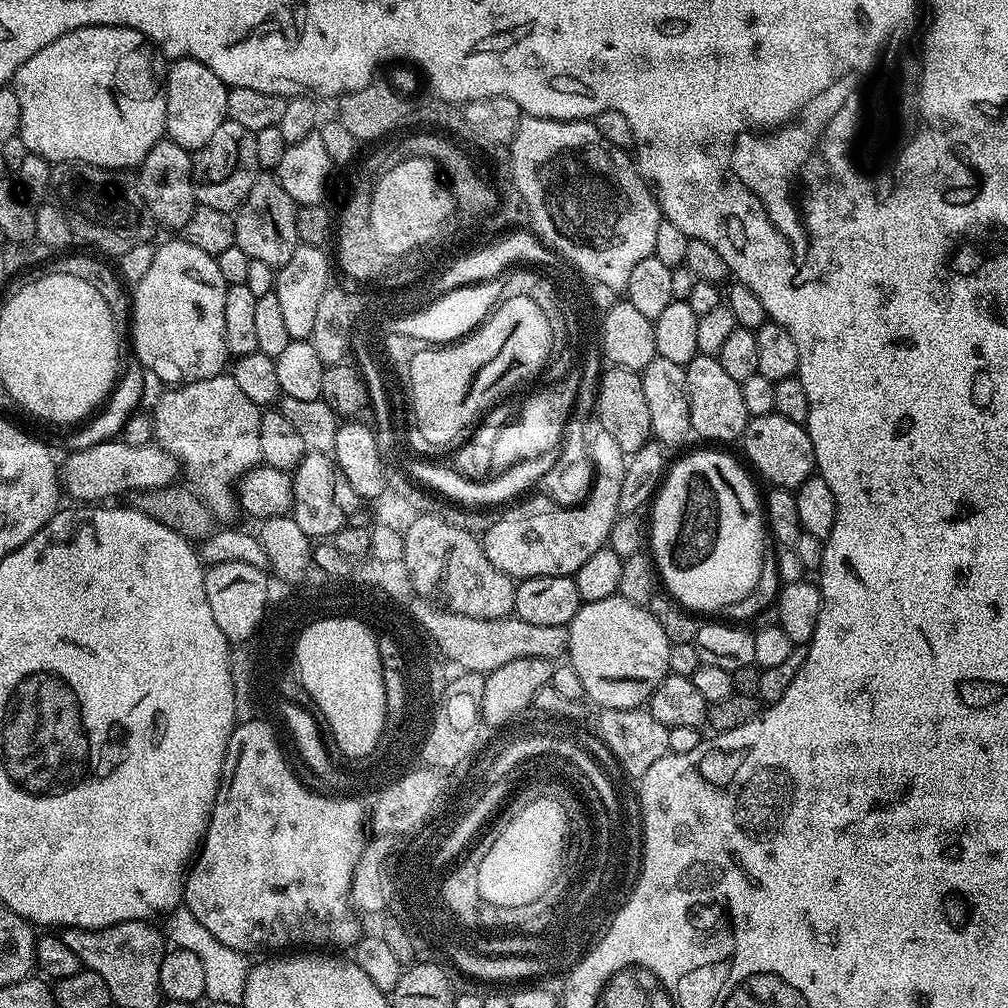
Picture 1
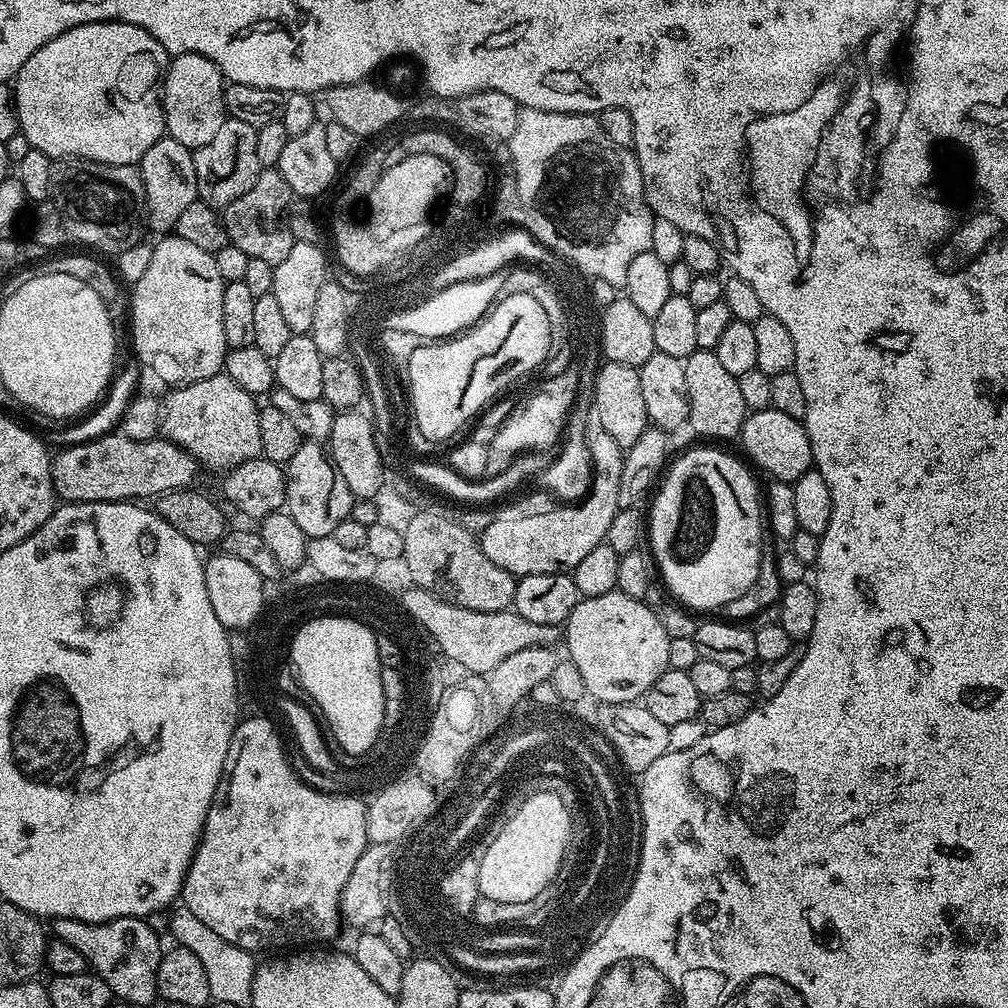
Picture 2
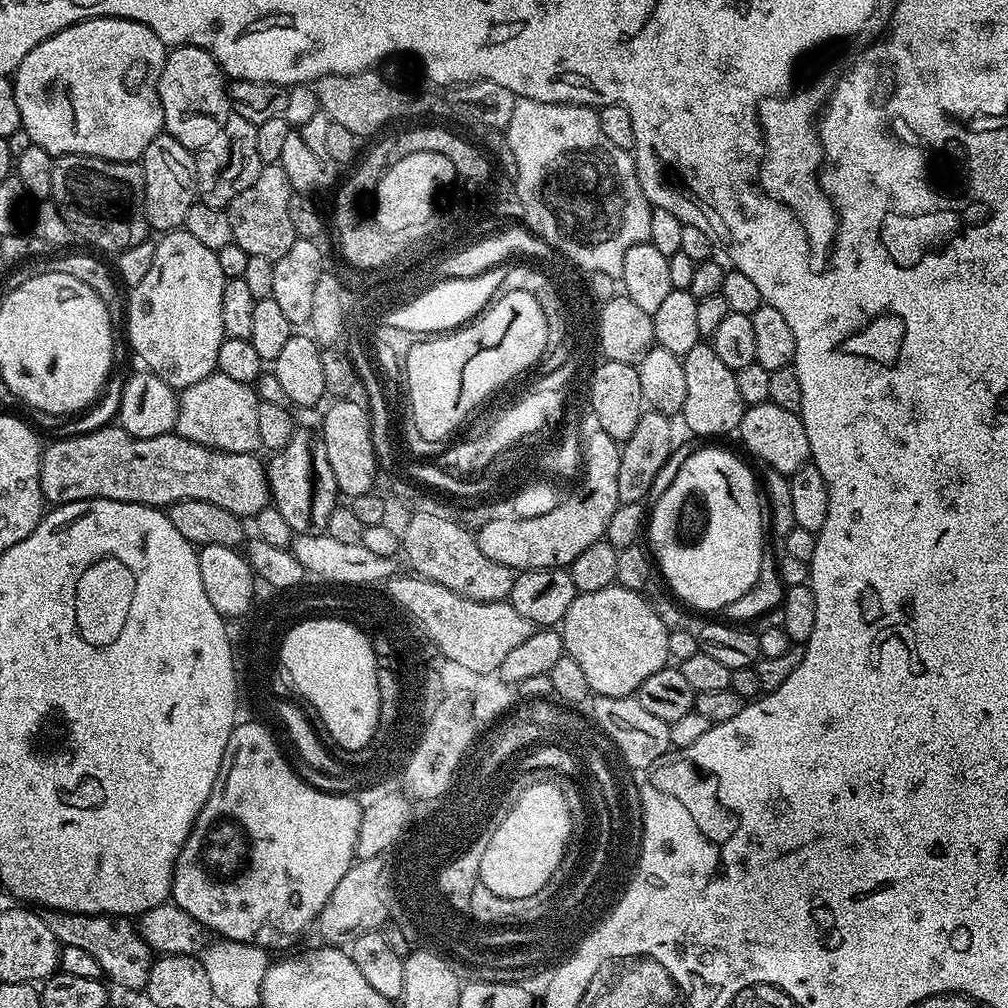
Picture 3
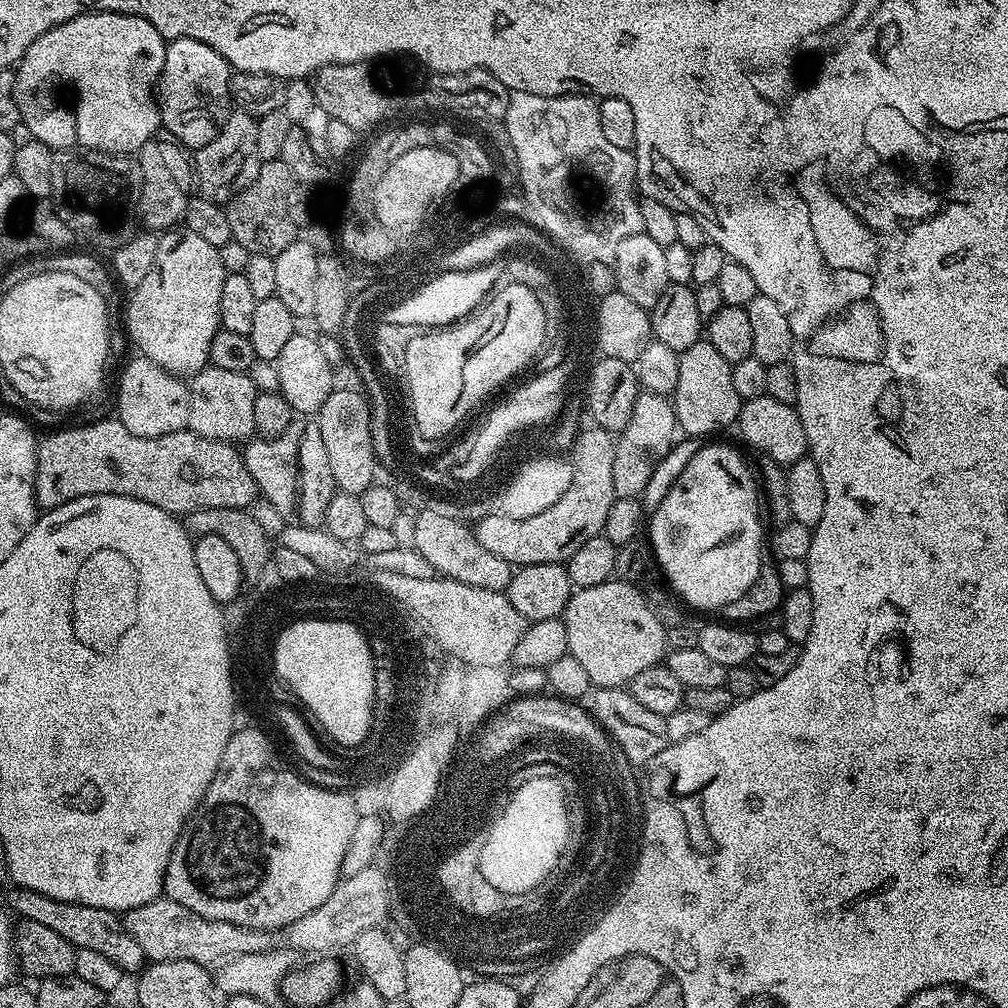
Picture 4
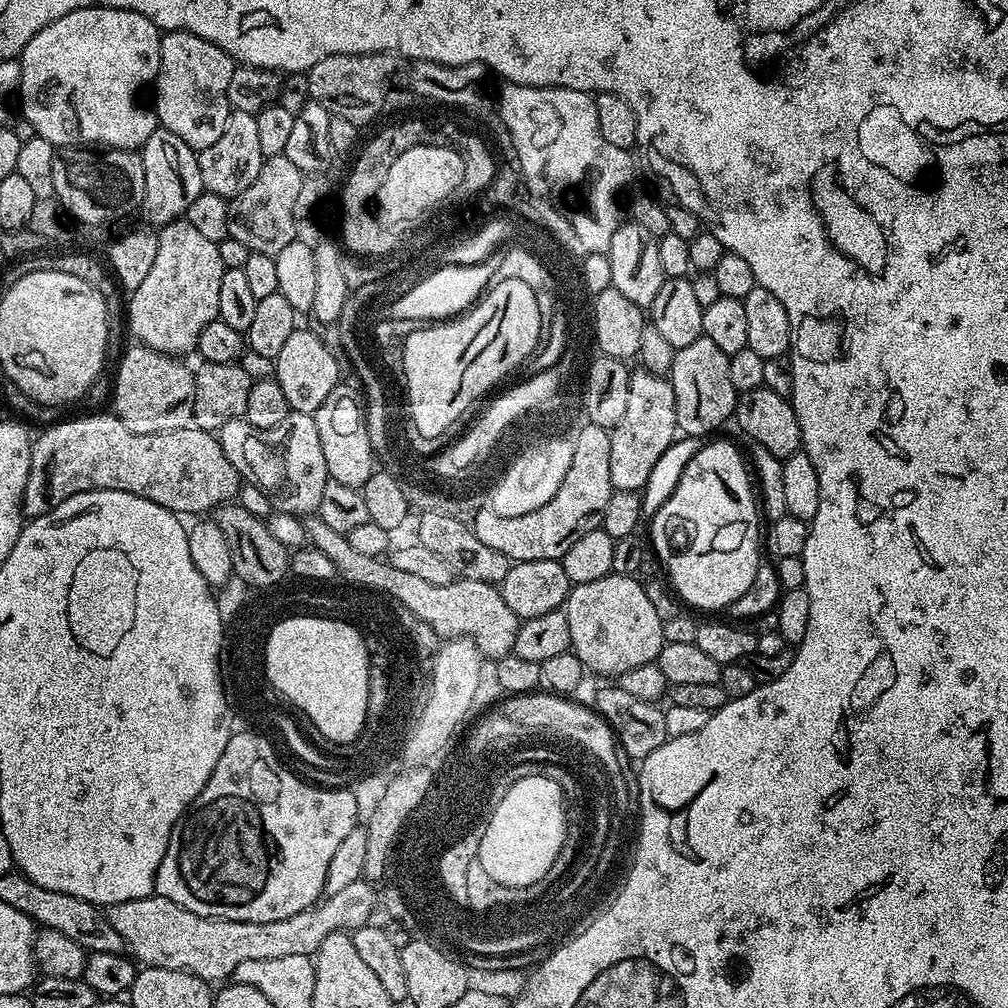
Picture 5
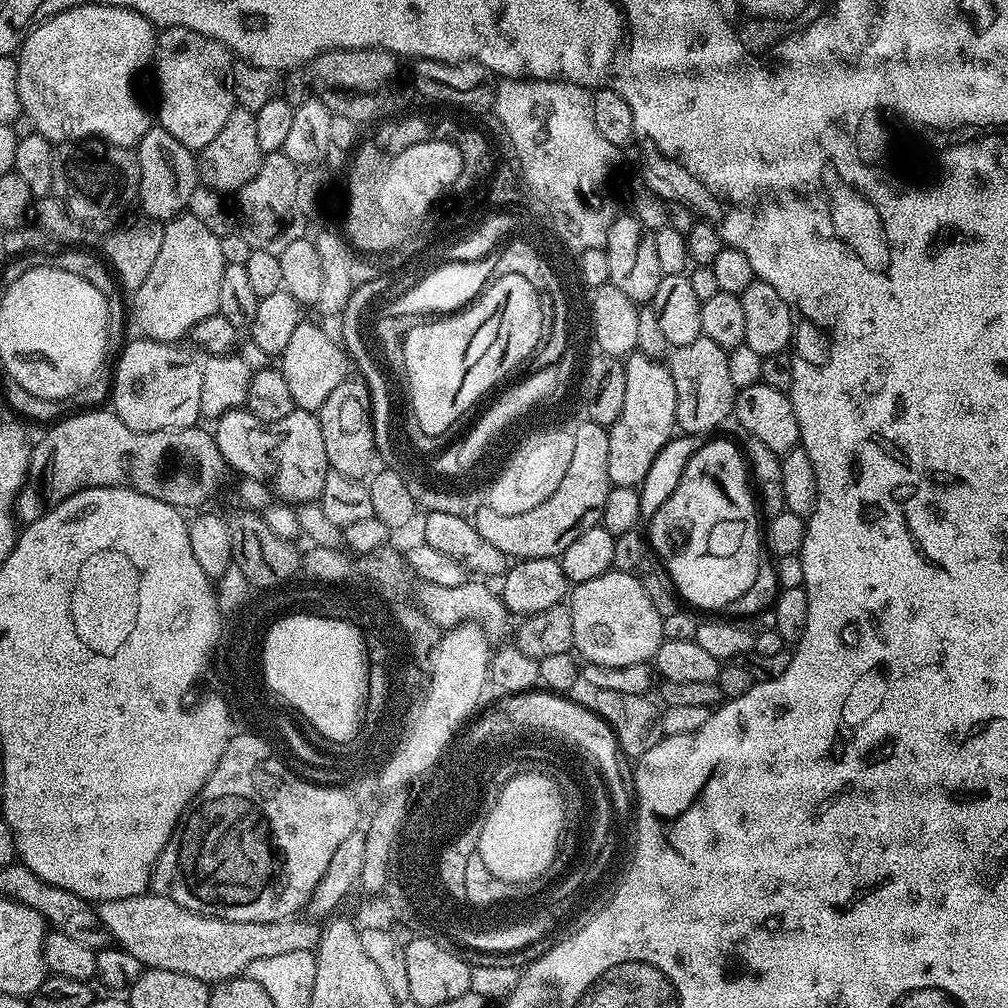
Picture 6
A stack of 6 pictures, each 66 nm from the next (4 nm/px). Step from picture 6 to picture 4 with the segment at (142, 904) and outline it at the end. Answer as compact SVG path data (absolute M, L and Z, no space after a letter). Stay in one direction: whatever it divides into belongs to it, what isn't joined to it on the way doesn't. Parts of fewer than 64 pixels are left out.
M366 869L358 870L358 874L353 876L344 876L318 910L310 910L306 918L298 918L298 922L290 922L290 926L279 931L262 932L254 928L239 928L230 922L204 920L202 914L194 914L194 910L186 910L186 906L167 898L146 902L146 906L123 913L122 919L124 929L132 935L134 942L138 942L138 946L142 946L149 961L185 960L216 966L247 952L270 952L278 947L288 948L297 954L332 954L335 948L347 949L362 930L370 930L369 925L383 915L384 876Z

